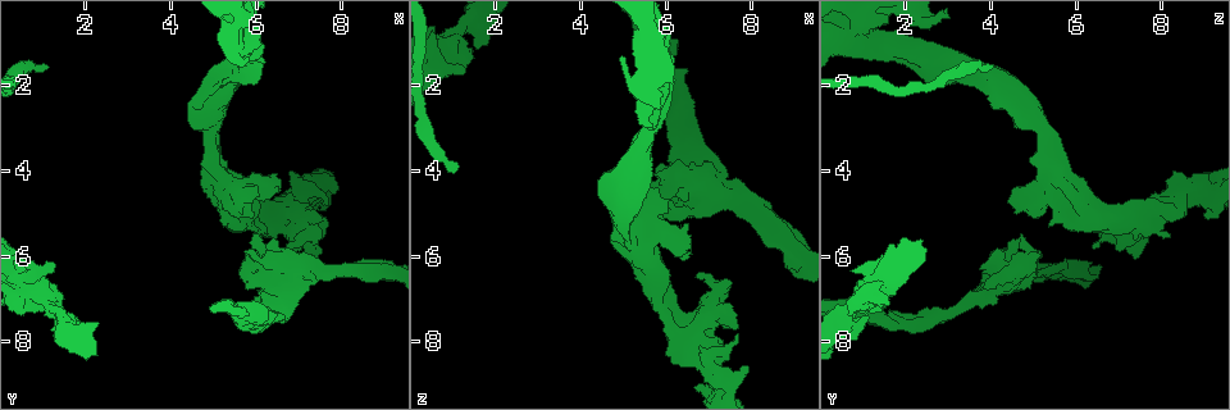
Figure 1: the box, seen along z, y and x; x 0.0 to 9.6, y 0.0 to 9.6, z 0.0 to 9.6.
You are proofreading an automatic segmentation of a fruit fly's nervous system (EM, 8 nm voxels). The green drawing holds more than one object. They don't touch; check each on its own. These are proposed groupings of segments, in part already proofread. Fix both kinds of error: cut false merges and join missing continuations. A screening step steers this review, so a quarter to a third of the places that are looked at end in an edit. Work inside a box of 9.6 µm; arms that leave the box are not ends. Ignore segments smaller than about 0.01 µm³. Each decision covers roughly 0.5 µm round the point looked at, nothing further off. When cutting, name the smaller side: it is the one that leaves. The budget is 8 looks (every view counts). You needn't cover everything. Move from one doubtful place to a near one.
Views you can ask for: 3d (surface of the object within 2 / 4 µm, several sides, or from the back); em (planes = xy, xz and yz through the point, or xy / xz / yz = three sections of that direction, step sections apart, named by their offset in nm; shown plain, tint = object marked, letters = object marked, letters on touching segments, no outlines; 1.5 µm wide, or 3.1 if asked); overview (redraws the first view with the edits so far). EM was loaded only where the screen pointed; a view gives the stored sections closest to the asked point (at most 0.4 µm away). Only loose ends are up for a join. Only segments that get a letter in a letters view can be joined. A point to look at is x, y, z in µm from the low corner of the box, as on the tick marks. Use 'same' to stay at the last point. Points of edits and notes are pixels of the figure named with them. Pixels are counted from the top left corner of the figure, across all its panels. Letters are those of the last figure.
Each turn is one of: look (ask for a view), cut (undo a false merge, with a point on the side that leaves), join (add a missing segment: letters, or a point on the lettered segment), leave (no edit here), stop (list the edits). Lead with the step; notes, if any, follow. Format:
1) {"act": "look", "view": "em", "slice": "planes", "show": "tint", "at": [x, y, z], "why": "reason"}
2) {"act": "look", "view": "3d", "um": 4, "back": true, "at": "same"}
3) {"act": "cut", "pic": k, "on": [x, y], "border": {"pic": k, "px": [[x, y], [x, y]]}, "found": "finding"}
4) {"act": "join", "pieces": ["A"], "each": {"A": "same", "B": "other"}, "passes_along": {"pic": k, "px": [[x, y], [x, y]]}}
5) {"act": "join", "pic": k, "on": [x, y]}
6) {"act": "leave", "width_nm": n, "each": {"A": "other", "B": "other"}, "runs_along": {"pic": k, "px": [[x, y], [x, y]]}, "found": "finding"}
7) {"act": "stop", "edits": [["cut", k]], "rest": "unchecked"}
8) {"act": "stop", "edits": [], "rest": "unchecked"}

{"act": "look", "view": "3d", "um": 4, "at": [8.50, 6.40, 5.15]}

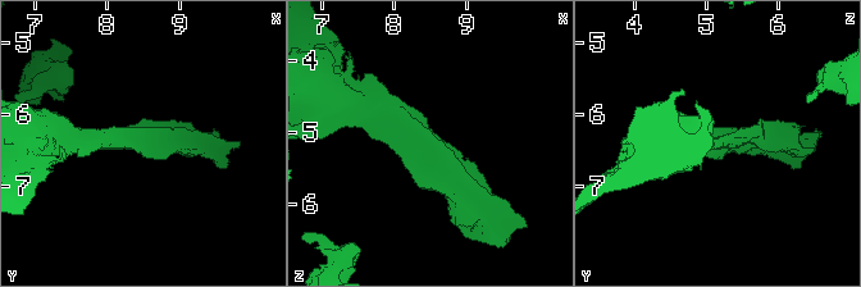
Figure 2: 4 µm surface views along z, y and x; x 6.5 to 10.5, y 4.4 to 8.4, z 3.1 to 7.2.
{"act": "look", "view": "em", "slice": "xz", "step": 8, "show": "letters", "at": [8.55, 6.40, 5.20], "why": "need the tissue"}

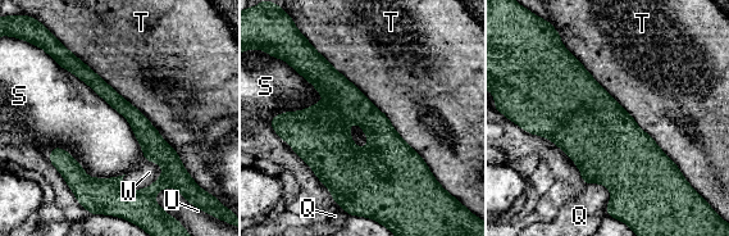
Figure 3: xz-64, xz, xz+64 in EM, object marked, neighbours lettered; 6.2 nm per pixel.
{"act": "leave", "width_nm": 220, "each": {"Q": "other", "S": "other", "T": "other", "U": "other", "W": "other"}, "border": {"pic": 3, "px": [[55, 60], [124, 117], [145, 160]]}, "found": "one neuron here"}

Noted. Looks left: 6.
{"act": "look", "view": "em", "slice": "planes", "show": "letters", "at": [6.70, 4.90, 9.10], "why": "stops while still wide"}

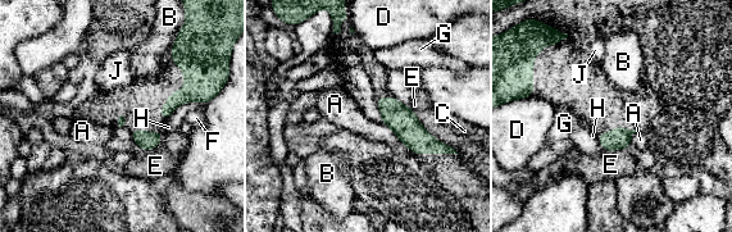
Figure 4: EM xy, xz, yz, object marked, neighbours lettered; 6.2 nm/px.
{"act": "leave", "each": {"A": "other", "B": "other", "C": "other", "D": "other", "E": "other", "F": "other", "G": "other", "H": "other", "J": "other"}, "border": {"pic": 4, "px": [[381, 123], [386, 124], [414, 154]]}, "found": "none of them fits"}

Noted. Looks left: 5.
{"act": "look", "view": "3d", "um": 2, "back": true, "at": [1.05, 1.65, 3.95], "why": "branch stops here"}

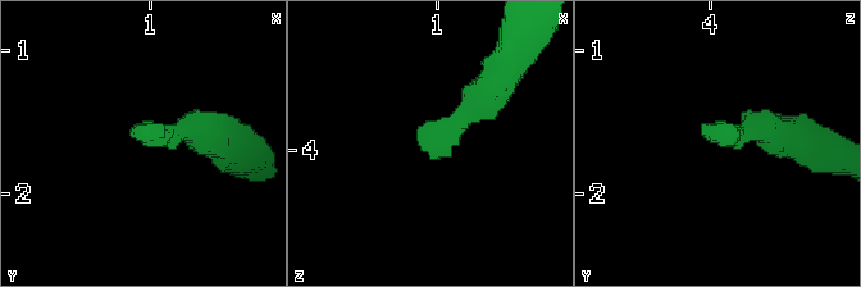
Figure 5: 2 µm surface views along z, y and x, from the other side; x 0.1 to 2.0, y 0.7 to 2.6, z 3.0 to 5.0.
{"act": "look", "view": "em", "slice": "planes", "show": "letters", "at": [1.14, 1.62, 3.96]}

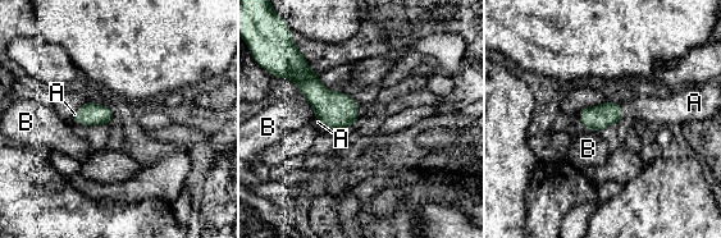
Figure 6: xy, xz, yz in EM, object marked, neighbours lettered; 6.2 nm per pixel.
{"act": "join", "pieces": ["A"], "longest_contact_nm": ["B", 150], "each": {"A": "same", "B": "other"}, "passes_along": {"pic": 6, "px": [[597, 118], [620, 111], [656, 111]]}, "found": "it goes on there"}

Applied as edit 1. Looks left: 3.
{"act": "stop", "edits": [["join", 6]], "rest": "unchecked"}

